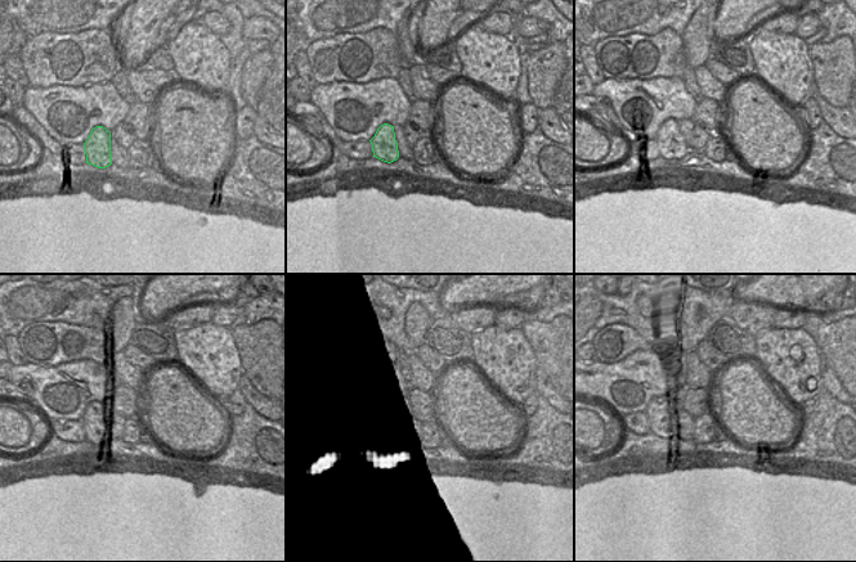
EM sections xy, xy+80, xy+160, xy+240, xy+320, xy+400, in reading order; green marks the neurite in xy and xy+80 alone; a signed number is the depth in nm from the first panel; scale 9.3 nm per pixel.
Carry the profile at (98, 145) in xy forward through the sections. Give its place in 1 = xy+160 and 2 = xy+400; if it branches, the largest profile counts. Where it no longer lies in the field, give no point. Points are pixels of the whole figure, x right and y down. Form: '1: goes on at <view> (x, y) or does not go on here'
1: goes on at xy+160 (671, 144)
2: goes on at xy+400 (663, 423)

